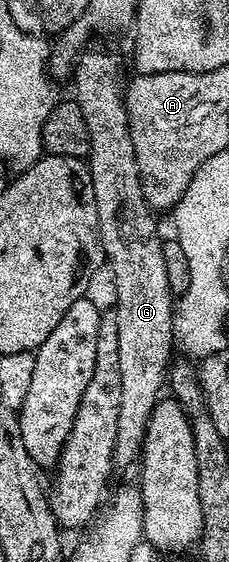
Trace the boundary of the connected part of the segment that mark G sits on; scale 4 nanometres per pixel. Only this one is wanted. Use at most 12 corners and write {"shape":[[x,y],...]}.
{"shape":[[86,49],[71,78],[117,285],[123,393],[113,464],[142,457],[175,339],[121,62]]}

